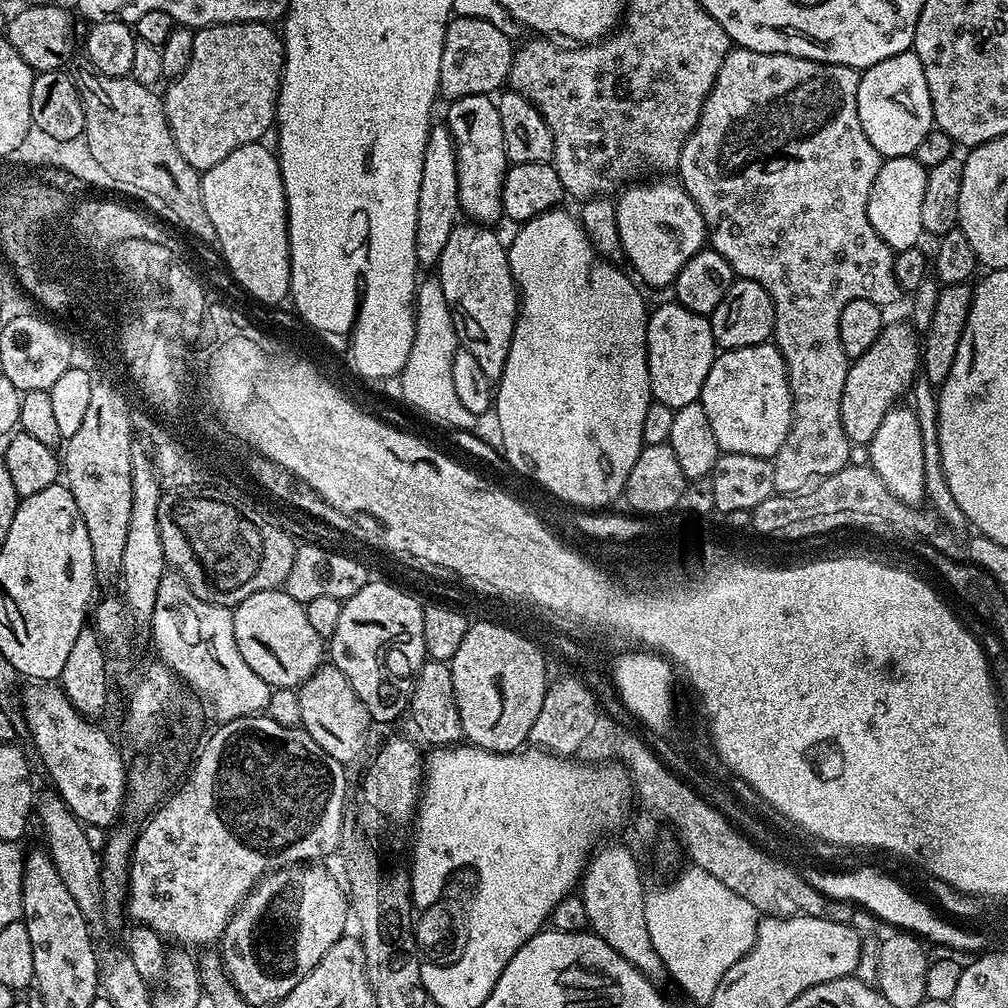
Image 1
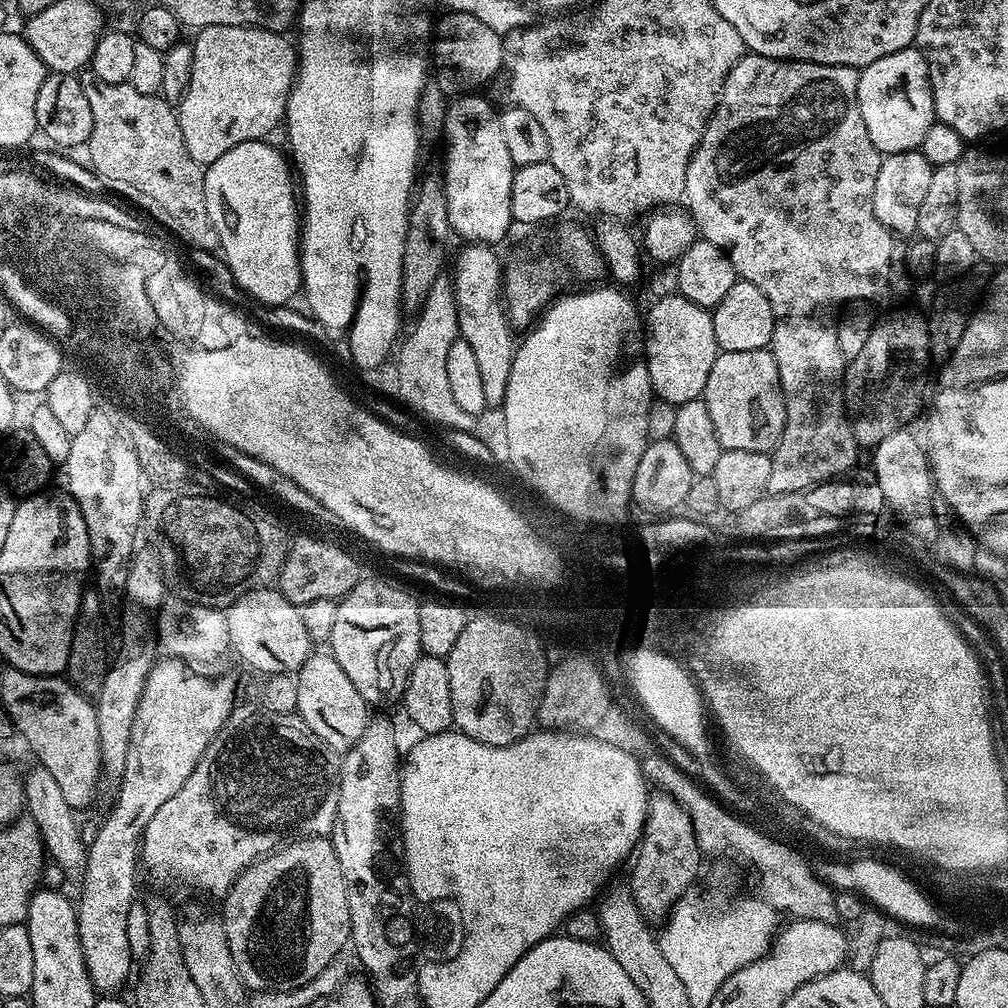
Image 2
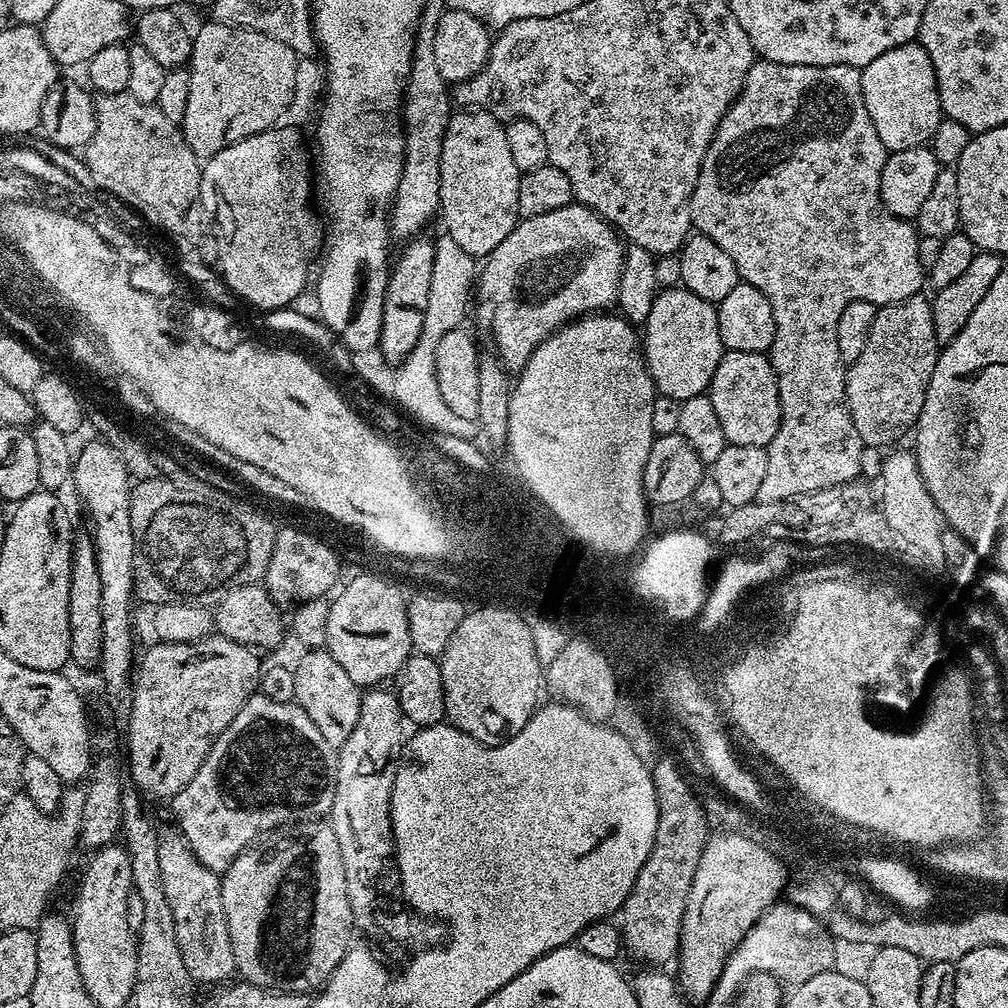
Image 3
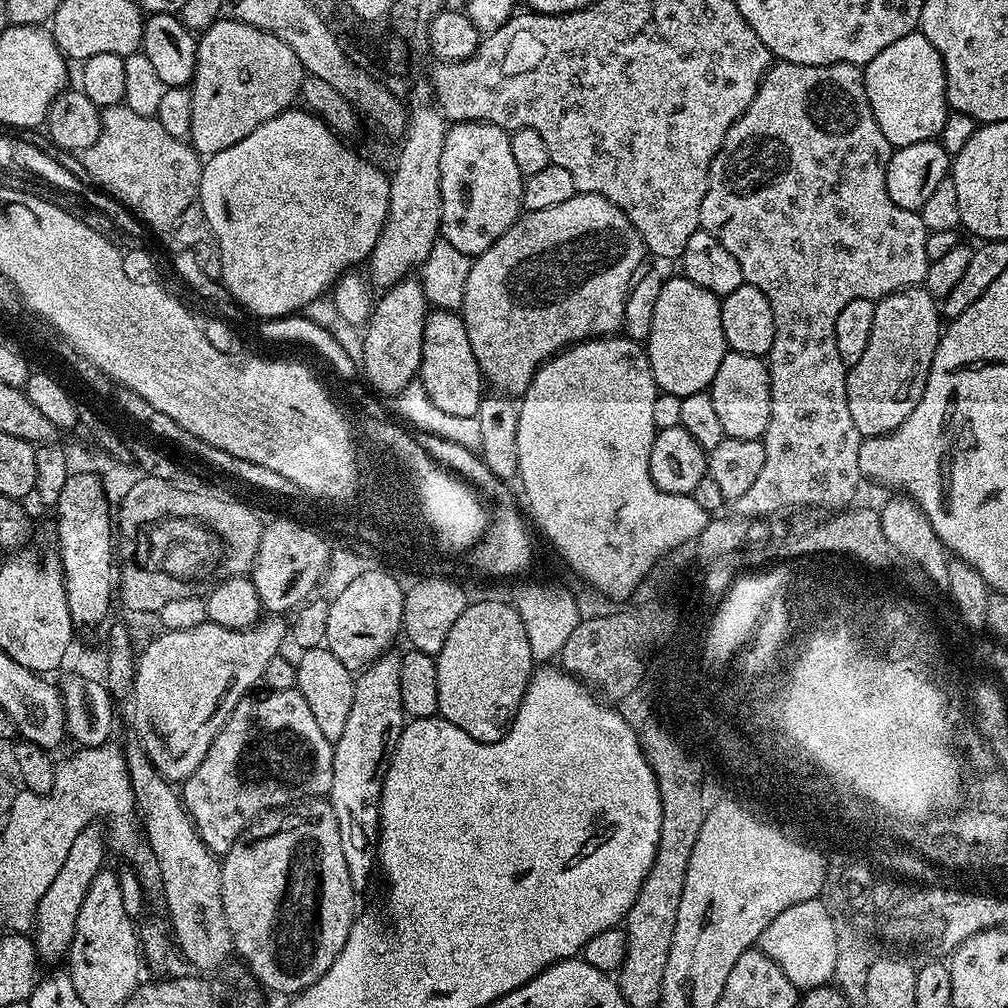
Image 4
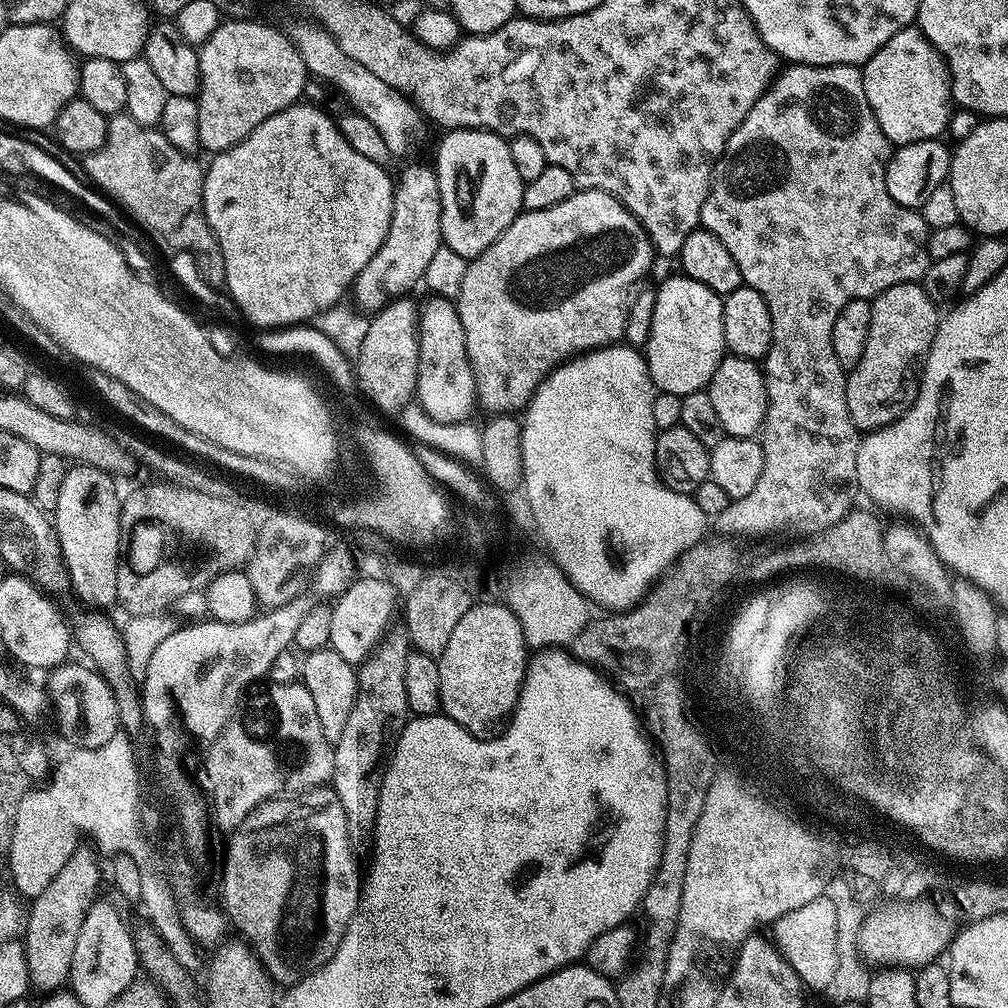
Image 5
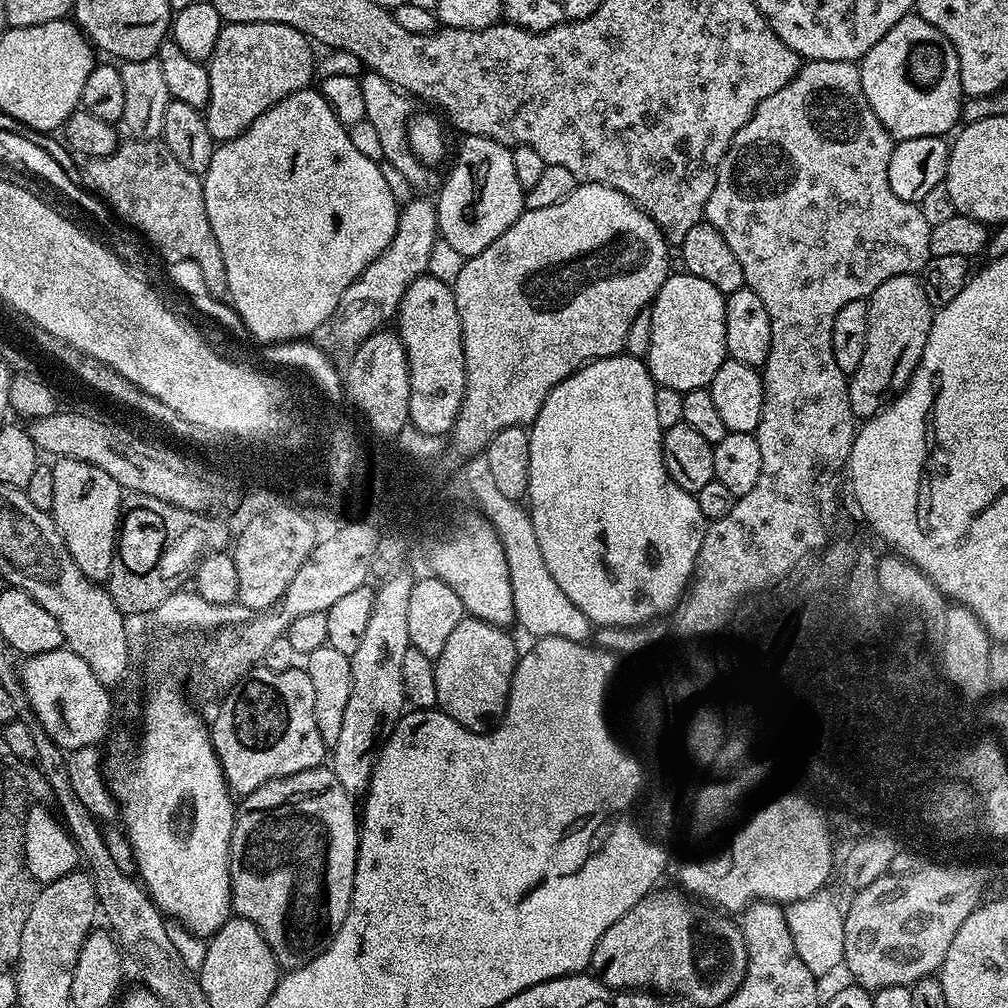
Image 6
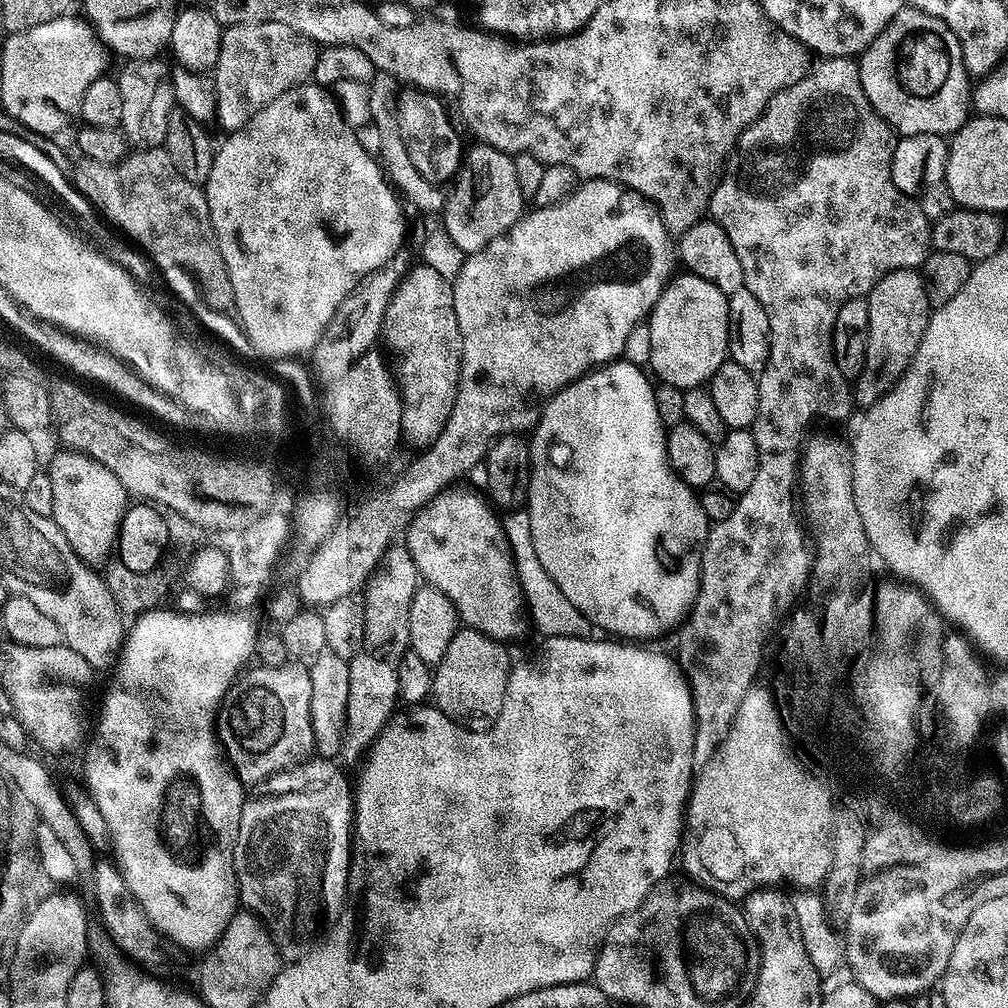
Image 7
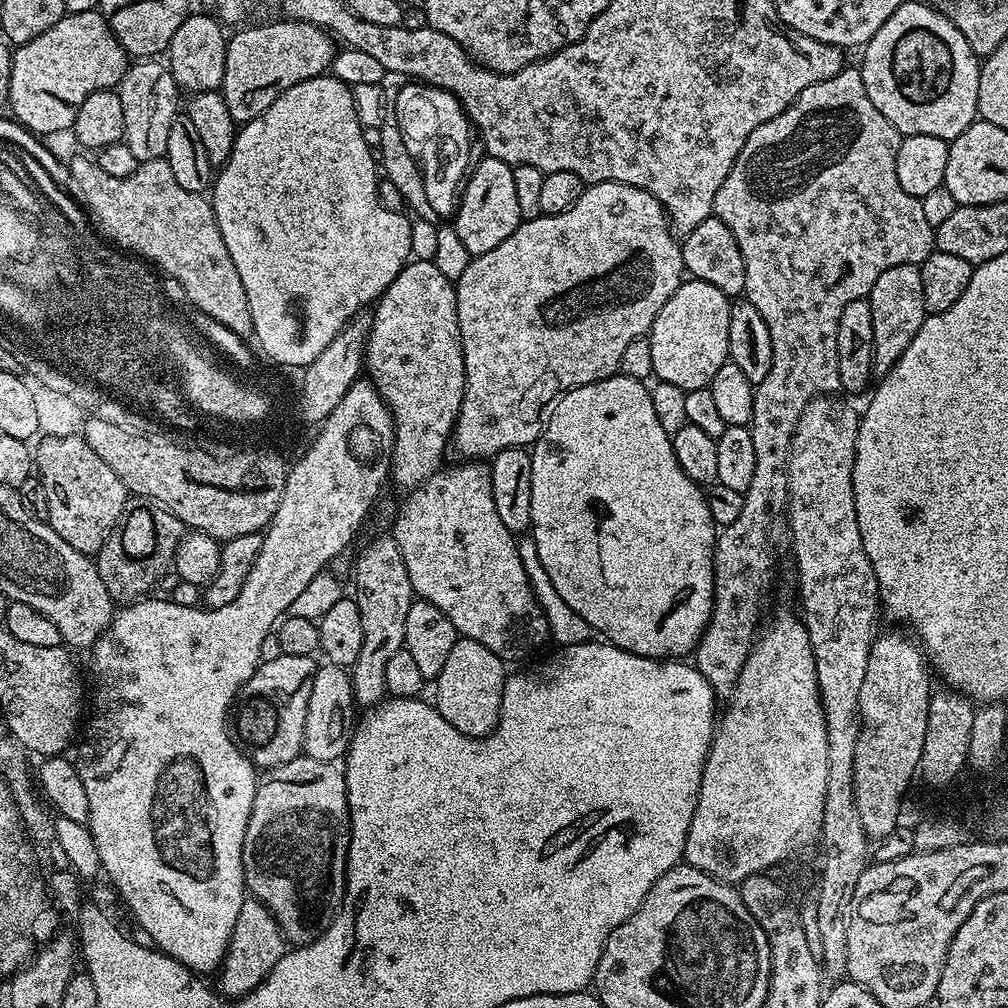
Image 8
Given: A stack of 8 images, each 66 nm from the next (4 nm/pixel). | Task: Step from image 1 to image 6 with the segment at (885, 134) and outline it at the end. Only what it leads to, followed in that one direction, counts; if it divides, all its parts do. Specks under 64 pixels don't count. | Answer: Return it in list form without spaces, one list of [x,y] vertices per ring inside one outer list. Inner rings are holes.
[[[903,16],[893,28],[886,30],[884,37],[859,61],[858,67],[862,90],[878,122],[882,122],[893,141],[944,136],[961,123],[958,54],[945,32],[921,16]]]

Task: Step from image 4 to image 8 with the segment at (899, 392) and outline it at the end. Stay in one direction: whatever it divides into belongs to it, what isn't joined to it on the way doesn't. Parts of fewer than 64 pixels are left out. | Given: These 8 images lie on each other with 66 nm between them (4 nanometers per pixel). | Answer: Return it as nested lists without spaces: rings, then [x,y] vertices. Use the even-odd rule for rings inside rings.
[[[915,264],[890,266],[890,270],[885,270],[878,278],[878,282],[874,282],[874,286],[866,299],[870,306],[870,314],[874,317],[872,370],[877,377],[882,378],[894,366],[894,362],[898,362],[898,358],[902,356],[906,346],[910,346],[910,342],[914,342],[914,334],[918,334],[918,330],[924,321],[926,313],[924,299],[922,298],[922,274],[919,267]]]

